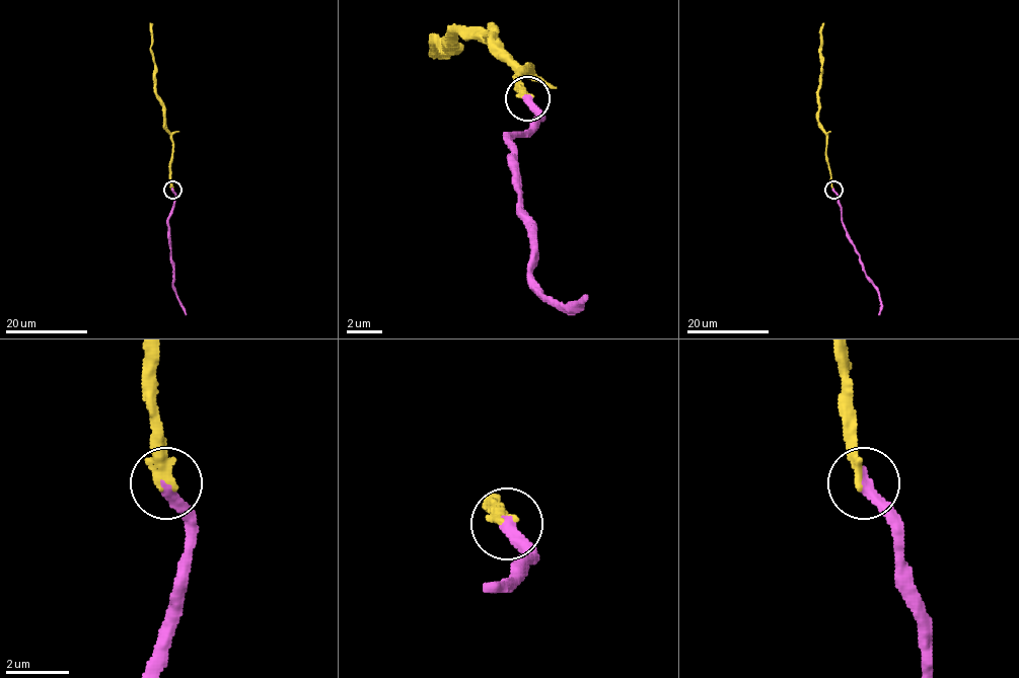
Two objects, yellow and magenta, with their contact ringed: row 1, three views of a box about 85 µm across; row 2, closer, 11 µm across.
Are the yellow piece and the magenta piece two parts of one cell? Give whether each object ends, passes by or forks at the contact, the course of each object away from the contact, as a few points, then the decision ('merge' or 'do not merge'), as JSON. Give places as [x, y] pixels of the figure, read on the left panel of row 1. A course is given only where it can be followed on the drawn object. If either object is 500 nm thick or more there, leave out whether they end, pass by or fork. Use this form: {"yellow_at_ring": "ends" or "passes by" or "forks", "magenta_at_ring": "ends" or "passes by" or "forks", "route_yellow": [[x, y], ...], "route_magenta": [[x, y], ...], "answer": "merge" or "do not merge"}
{"yellow_at_ring": "ends", "magenta_at_ring": "ends", "route_yellow": [[172, 191], [172, 134], [166, 129], [164, 105], [155, 89], [150, 22]], "route_magenta": [[172, 190], [175, 197], [168, 220], [168, 235], [173, 288], [186, 315]], "answer": "merge"}

